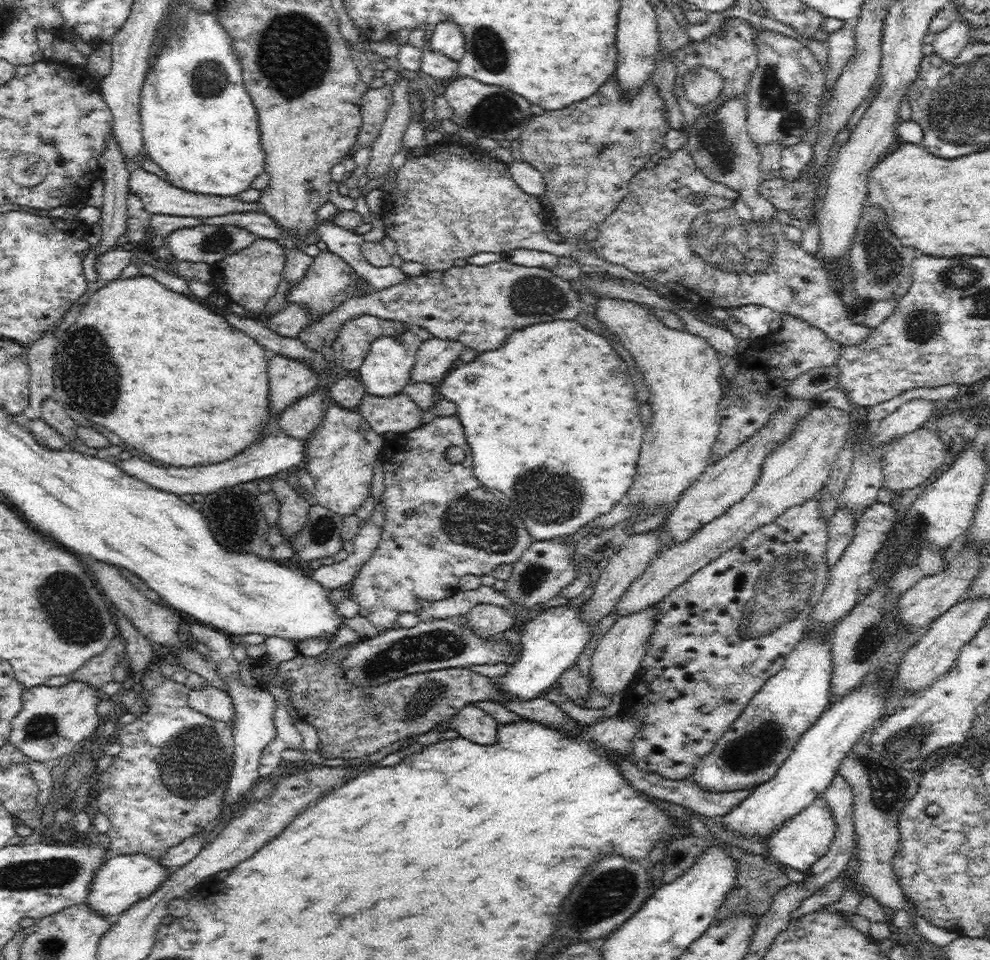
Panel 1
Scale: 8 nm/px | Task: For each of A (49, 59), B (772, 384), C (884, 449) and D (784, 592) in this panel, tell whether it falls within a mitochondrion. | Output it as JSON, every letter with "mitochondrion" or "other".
{"A":"other","B":"other","C":"other","D":"mitochondrion"}

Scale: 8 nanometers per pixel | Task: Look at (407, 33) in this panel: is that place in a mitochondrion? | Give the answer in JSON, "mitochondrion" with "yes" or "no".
{"mitochondrion":"no"}

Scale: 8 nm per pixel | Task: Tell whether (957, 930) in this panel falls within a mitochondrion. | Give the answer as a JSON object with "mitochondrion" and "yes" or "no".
{"mitochondrion":"no"}

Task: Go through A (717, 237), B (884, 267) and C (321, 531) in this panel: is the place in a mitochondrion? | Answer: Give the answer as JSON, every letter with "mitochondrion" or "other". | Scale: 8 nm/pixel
{"A":"mitochondrion","B":"mitochondrion","C":"mitochondrion"}

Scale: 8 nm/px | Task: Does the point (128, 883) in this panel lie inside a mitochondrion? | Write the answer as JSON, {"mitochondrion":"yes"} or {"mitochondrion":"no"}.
{"mitochondrion":"no"}

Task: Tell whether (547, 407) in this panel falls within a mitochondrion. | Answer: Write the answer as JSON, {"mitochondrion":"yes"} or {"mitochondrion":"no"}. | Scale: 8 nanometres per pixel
{"mitochondrion":"no"}

